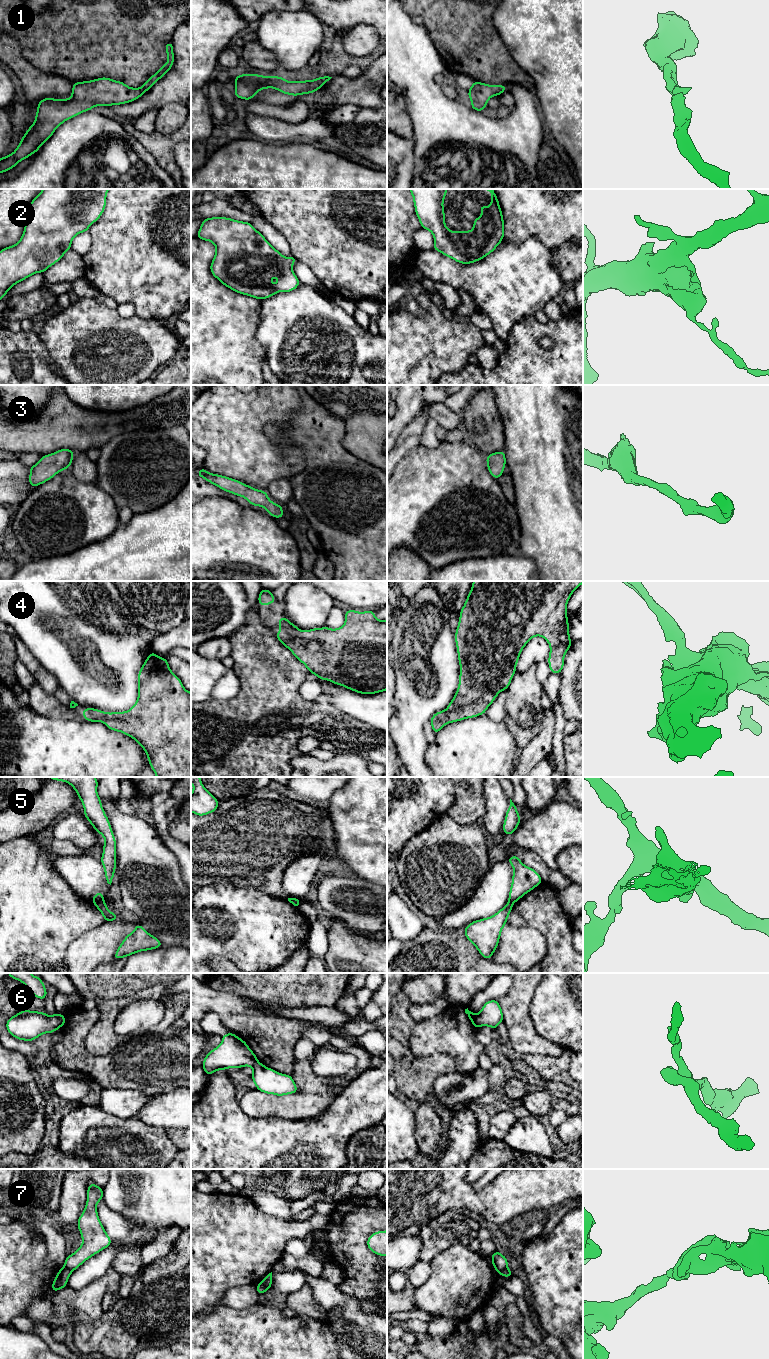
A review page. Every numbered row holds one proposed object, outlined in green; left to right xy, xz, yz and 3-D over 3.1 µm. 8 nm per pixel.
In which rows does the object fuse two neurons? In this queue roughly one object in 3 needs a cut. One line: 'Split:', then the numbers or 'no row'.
Split: 5, 6, 7

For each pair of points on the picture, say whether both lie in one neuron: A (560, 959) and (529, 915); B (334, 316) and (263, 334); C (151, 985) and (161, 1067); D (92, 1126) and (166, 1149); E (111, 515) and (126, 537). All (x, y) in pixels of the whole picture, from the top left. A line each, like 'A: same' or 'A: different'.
A: same
B: same
C: different
D: same
E: different

